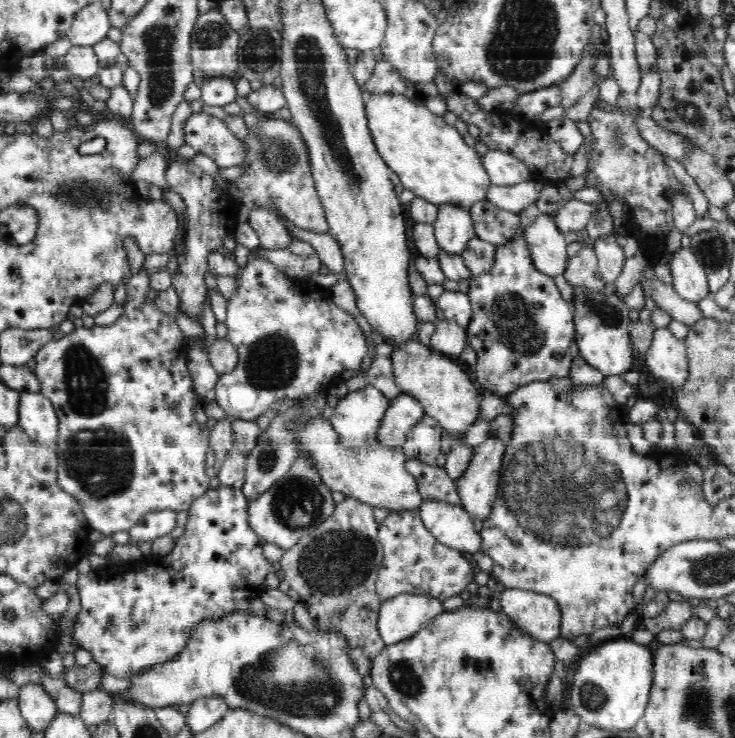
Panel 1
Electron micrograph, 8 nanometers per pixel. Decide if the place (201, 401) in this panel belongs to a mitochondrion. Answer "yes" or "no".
no

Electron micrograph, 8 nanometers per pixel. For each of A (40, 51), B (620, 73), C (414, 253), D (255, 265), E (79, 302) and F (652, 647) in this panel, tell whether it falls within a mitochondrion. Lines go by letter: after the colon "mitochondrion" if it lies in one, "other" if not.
A: other
B: other
C: other
D: other
E: other
F: other

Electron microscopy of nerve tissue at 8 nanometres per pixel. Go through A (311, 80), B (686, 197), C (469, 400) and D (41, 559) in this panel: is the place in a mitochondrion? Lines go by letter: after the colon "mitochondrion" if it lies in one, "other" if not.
A: mitochondrion
B: other
C: other
D: other

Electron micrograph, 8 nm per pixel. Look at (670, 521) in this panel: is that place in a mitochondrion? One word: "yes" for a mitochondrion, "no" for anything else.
no

